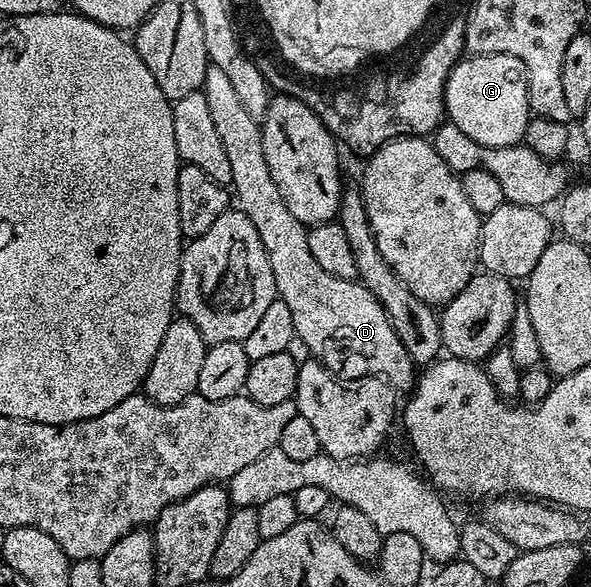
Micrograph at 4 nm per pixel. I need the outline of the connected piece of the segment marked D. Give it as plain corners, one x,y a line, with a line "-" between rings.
209,65
206,68
204,75
204,83
200,92
204,95
204,99
208,99
208,108
212,114
212,123
216,127
216,131
220,135
220,143
224,143
224,155
228,155
228,163
232,167
232,179
230,185
232,186
232,197
236,202
237,208
242,210
244,215
248,215
248,219
252,219
252,227
256,227
256,235
260,235
260,243
264,243
264,251
268,251
268,263
272,263
272,275
276,279
276,287
278,288
279,300
282,300
288,306
288,311
291,312
294,333
299,337
305,346
308,347
311,356
317,359
333,376
339,378
349,377
352,379
360,379
366,376
383,377
383,380
388,382
395,392
408,393
413,390
414,384
417,381
418,369
411,359
408,351
404,349
402,341
395,333
395,329
391,325
391,321
387,317
387,313
380,305
379,300
376,299
361,281
355,279
349,281
348,279
340,279
336,275
328,275
328,271
324,271
324,267
320,267
320,263
316,263
316,259
312,259
312,251
308,251
308,229
307,226
300,223
300,219
296,219
296,215
292,215
292,211
288,211
288,203
284,203
284,195
280,195
280,187
276,187
276,183
272,183
272,175
268,171
268,163
264,159
264,147
262,146
262,127
259,121
252,119
252,115
248,115
248,111
243,107
237,92
232,87
232,82
224,75
224,71
220,71
220,67

